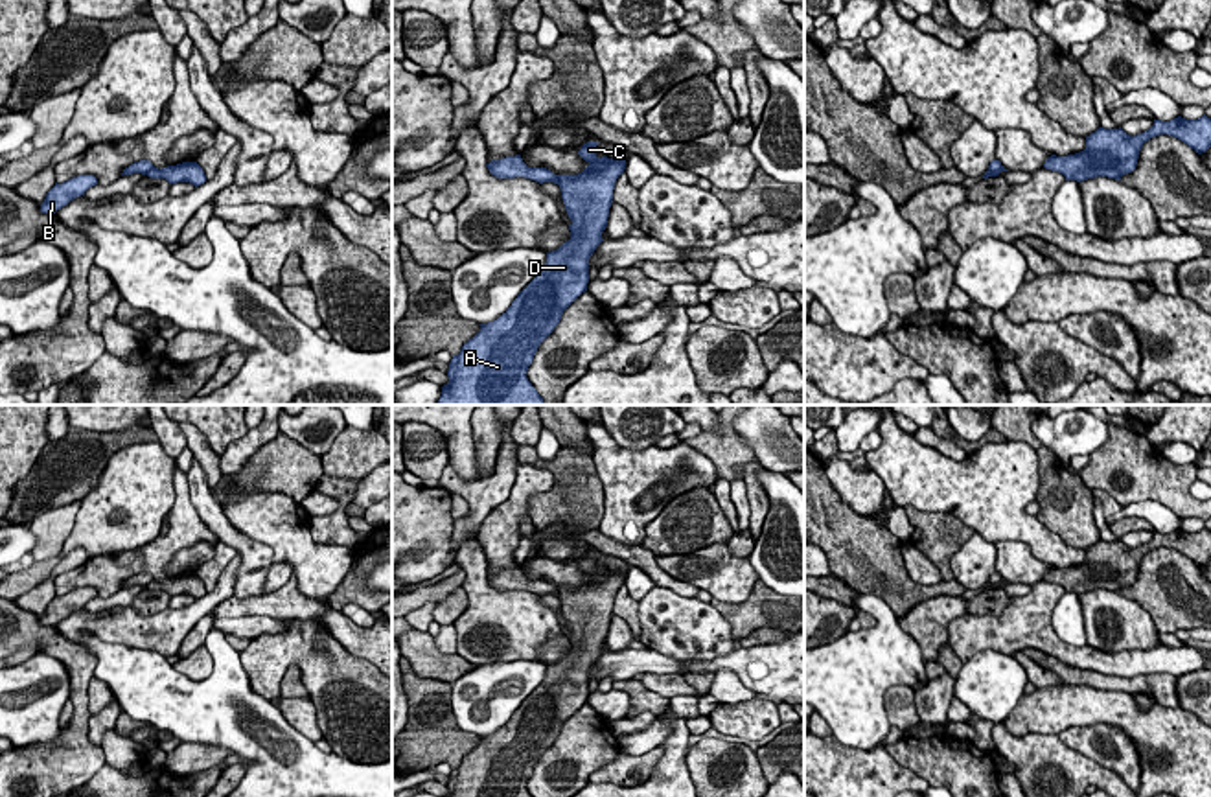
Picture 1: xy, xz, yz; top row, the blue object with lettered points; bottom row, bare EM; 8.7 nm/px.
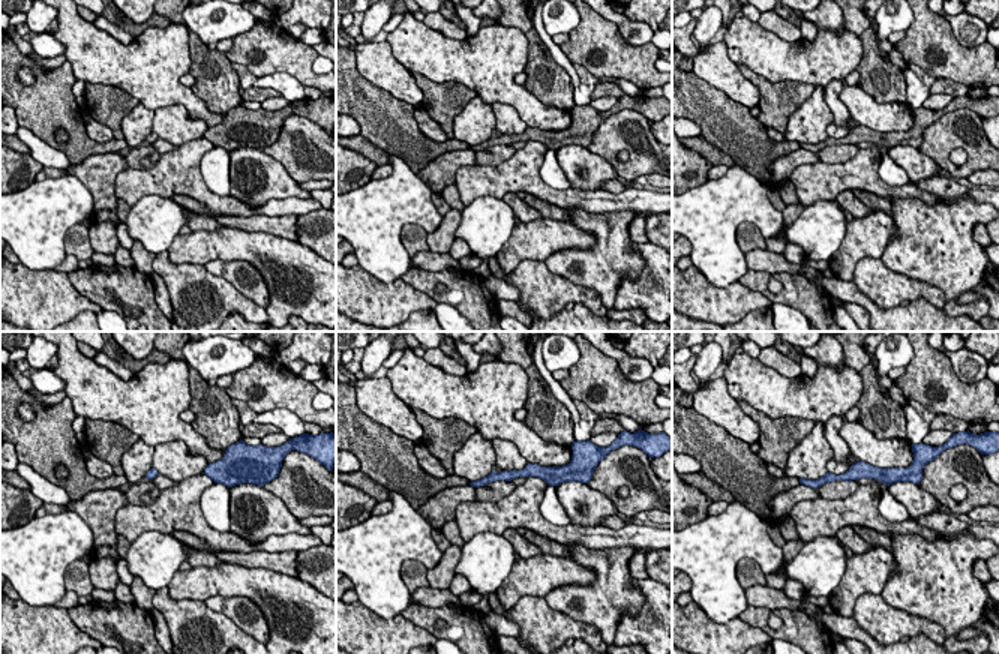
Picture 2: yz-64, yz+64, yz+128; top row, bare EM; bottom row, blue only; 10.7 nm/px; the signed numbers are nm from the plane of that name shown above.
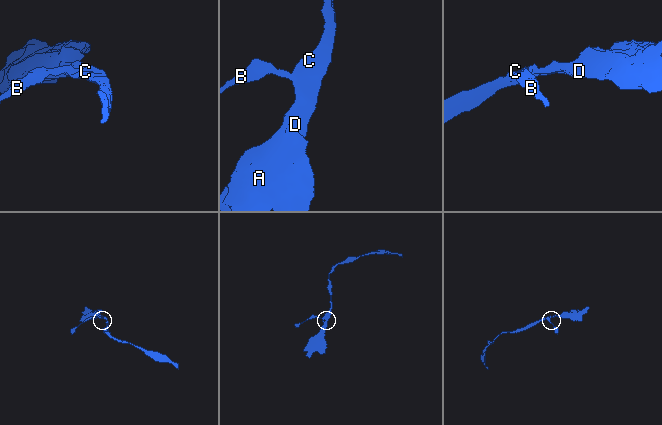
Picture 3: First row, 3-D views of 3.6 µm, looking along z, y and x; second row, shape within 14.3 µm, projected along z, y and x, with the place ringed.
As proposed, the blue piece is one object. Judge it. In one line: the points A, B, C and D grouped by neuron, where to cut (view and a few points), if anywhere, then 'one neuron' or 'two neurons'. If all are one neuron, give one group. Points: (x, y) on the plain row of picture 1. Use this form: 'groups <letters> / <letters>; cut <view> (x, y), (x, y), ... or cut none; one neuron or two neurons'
groups A C D / B; cut xz (556, 588), (560, 597); two neurons

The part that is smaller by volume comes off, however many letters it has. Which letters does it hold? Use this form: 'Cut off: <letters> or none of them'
Cut off: B

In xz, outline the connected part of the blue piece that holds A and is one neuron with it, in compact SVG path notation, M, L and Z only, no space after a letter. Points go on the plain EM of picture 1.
M587 554L578 567L589 576L578 587L558 587L561 611L567 622L571 652L558 663L547 664L543 683L517 707L512 718L493 734L480 736L480 744L469 751L458 768L453 768L447 782L447 797L532 797L528 779L539 757L559 736L563 723L587 703L589 670L604 653L609 620L617 591L626 582L626 572L596 569L598 554Z

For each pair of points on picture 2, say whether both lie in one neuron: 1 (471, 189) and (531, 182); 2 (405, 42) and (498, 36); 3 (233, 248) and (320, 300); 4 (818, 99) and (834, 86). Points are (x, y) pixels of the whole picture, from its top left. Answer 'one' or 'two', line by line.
1: one
2: one
3: one
4: two

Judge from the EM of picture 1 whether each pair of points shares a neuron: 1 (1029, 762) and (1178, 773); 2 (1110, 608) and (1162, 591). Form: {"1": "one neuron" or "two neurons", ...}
{"1": "two neurons", "2": "two neurons"}

